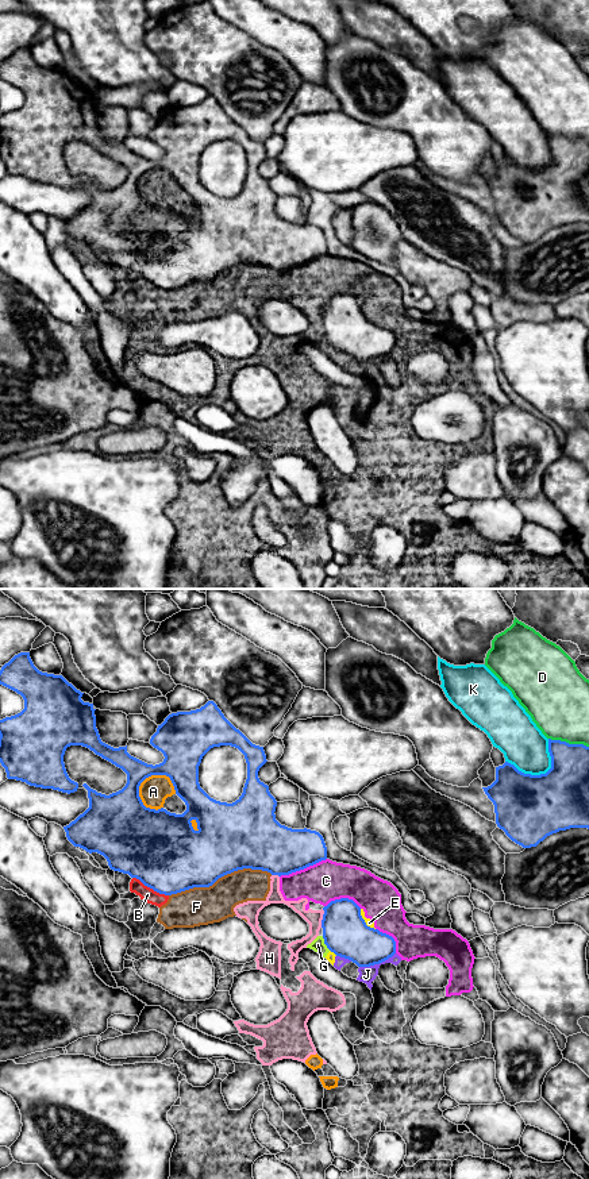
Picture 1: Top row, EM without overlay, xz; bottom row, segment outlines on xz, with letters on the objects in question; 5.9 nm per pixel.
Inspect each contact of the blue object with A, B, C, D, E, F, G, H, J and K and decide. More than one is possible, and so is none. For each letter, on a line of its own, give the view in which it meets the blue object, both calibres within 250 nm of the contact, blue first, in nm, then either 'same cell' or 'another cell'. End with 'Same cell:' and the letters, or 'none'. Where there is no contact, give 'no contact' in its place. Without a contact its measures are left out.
A: contact in xz; calibres 300 and 170 nm; another cell
B: contact in xz; calibres 440 and 90 nm; another cell
C: contact in xz; calibres 300 and 240 nm; another cell
D: contact in xz; calibres 280 and 360 nm; another cell
E: contact in xz; calibres 260 and 50 nm; another cell
F: contact in xz; calibres 400 and 220 nm; another cell
G: contact in xz; calibres 260 and 80 nm; another cell
H: contact in xz; calibres 260 and 100 nm; another cell
J: contact in xz; calibres 260 and 100 nm; another cell
K: contact in xz; calibres 400 and 260 nm; another cell
Same cell: none

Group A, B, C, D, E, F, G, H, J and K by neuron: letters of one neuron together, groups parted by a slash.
A B C E F G H J / D / K

